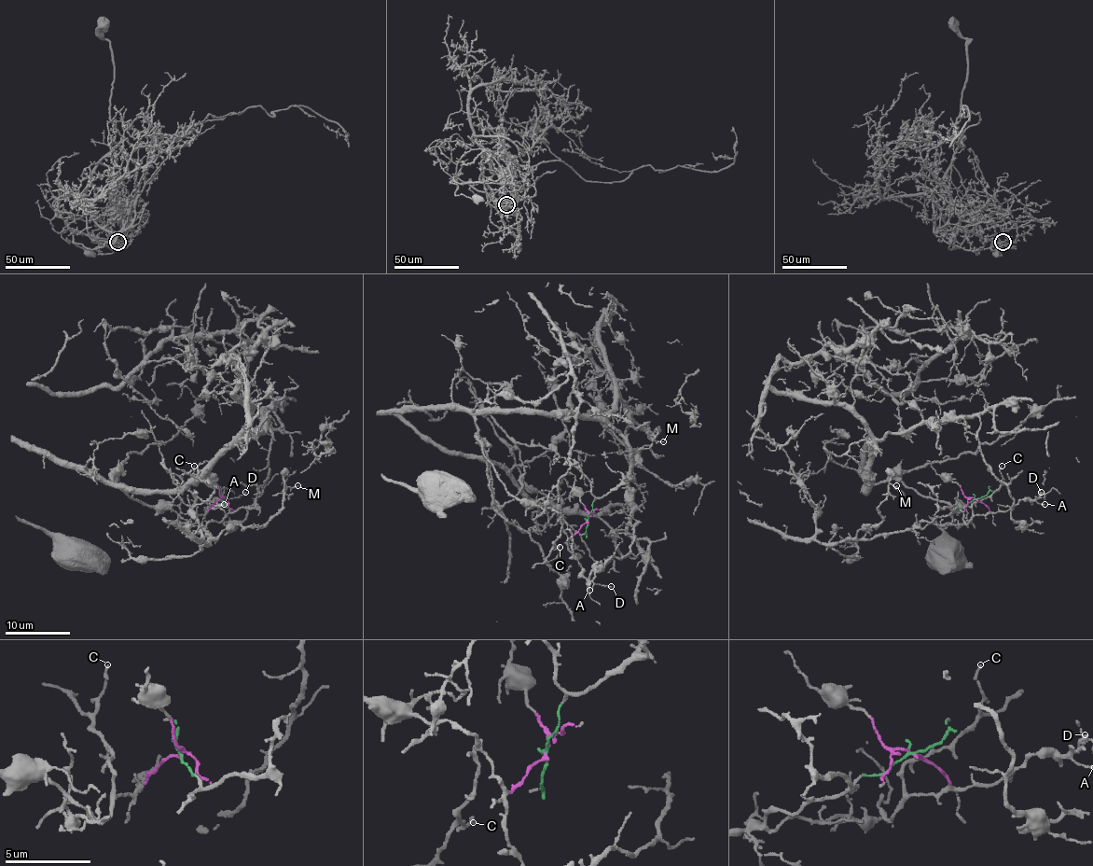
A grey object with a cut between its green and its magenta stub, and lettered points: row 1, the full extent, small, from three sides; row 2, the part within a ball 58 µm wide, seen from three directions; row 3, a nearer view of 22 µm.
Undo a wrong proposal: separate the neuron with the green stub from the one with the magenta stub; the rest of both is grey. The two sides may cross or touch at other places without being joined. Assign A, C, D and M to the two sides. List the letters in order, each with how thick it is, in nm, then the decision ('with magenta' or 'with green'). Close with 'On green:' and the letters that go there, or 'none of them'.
A: 120 nm thick; with magenta
C: 130 nm thick; with magenta
D: 110 nm thick; with magenta
M: 80 nm thick; with green
On green: M

